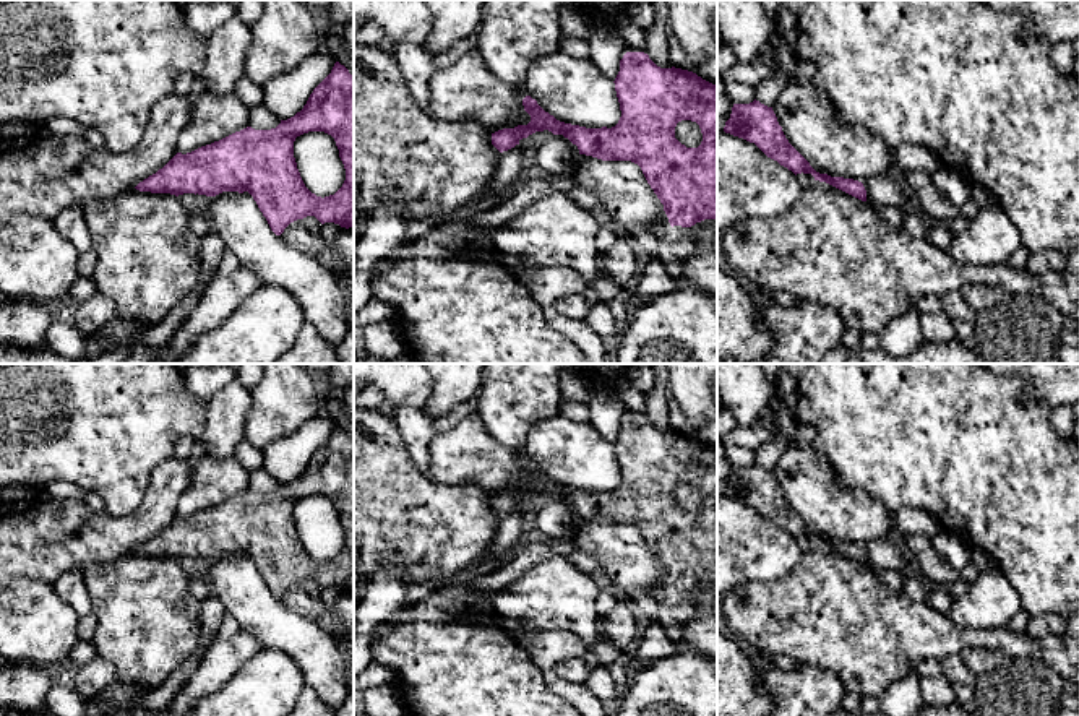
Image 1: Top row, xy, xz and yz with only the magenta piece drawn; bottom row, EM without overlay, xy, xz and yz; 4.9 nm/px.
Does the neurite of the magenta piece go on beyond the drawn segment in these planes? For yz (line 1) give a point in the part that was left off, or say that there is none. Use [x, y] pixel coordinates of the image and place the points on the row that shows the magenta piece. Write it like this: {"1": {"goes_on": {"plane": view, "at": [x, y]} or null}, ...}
{"1": {"goes_on": {"plane": "yz", "at": [888, 190]}}}

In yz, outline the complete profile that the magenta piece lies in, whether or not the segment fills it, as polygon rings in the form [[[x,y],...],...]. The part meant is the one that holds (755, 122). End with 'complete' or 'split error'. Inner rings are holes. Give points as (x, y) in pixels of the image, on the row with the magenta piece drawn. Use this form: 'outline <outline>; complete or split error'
outline [[[756,99],[750,104],[733,104],[724,132],[754,143],[767,157],[795,175],[802,172],[811,174],[815,180],[826,182],[862,201],[868,201],[873,208],[896,206],[904,211],[913,208],[912,198],[897,175],[871,177],[858,182],[816,172],[789,143],[772,107]]]; split error

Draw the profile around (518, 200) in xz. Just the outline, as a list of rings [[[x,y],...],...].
[[[545,177],[531,179],[508,192],[503,205],[492,209],[480,209],[472,222],[484,232],[482,242],[488,242],[488,234],[521,216],[532,203],[552,192]]]

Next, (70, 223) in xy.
[[[68,206],[54,219],[54,227],[65,237],[78,253],[91,250],[91,235],[81,208]]]

